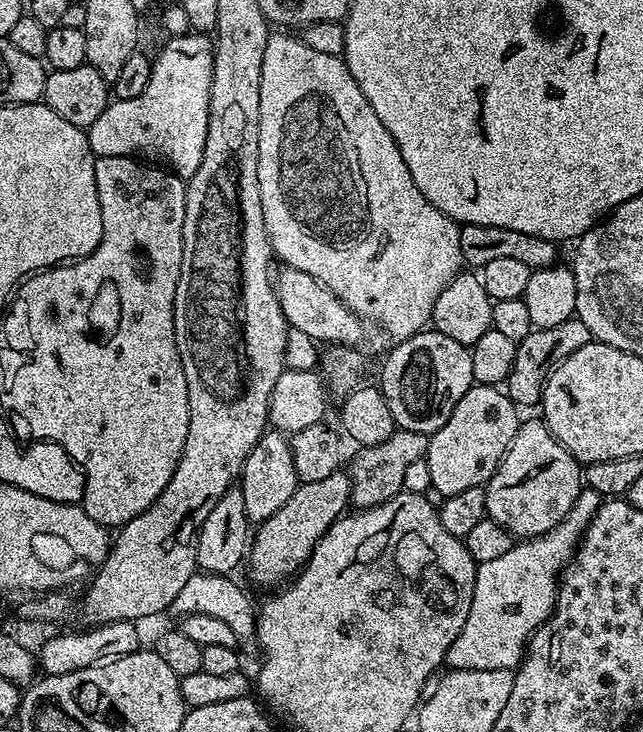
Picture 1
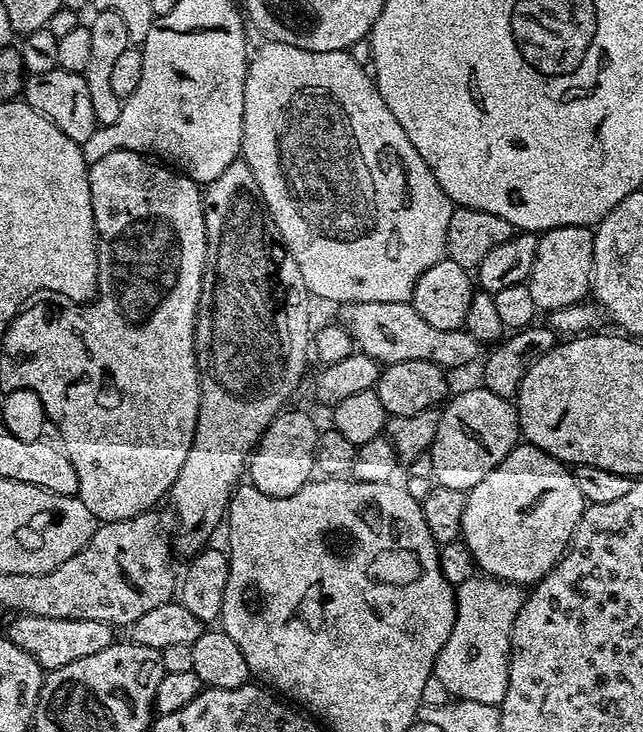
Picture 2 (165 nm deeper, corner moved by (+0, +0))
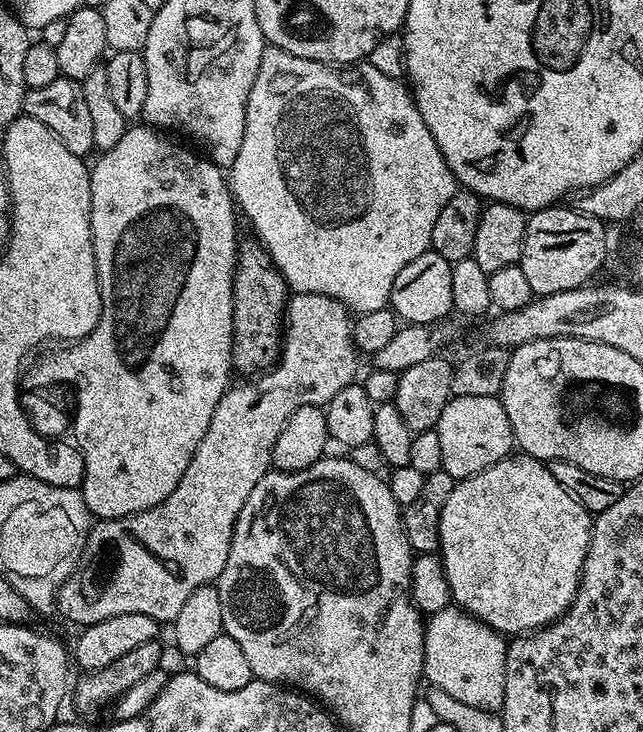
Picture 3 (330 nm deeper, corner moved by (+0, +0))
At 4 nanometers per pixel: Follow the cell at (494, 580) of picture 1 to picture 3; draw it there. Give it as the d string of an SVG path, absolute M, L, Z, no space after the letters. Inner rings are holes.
M449 606L431 613L424 626L424 675L429 685L446 690L451 697L467 706L477 707L488 713L499 713L504 707L506 690L506 654L508 645L505 637L490 626L457 608Z

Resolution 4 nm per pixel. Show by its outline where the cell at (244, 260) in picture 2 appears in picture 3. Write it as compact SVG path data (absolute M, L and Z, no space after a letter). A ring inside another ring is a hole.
M255 238L241 239L236 249L236 269L232 279L232 363L235 371L259 374L280 359L286 327L290 289L272 256Z

